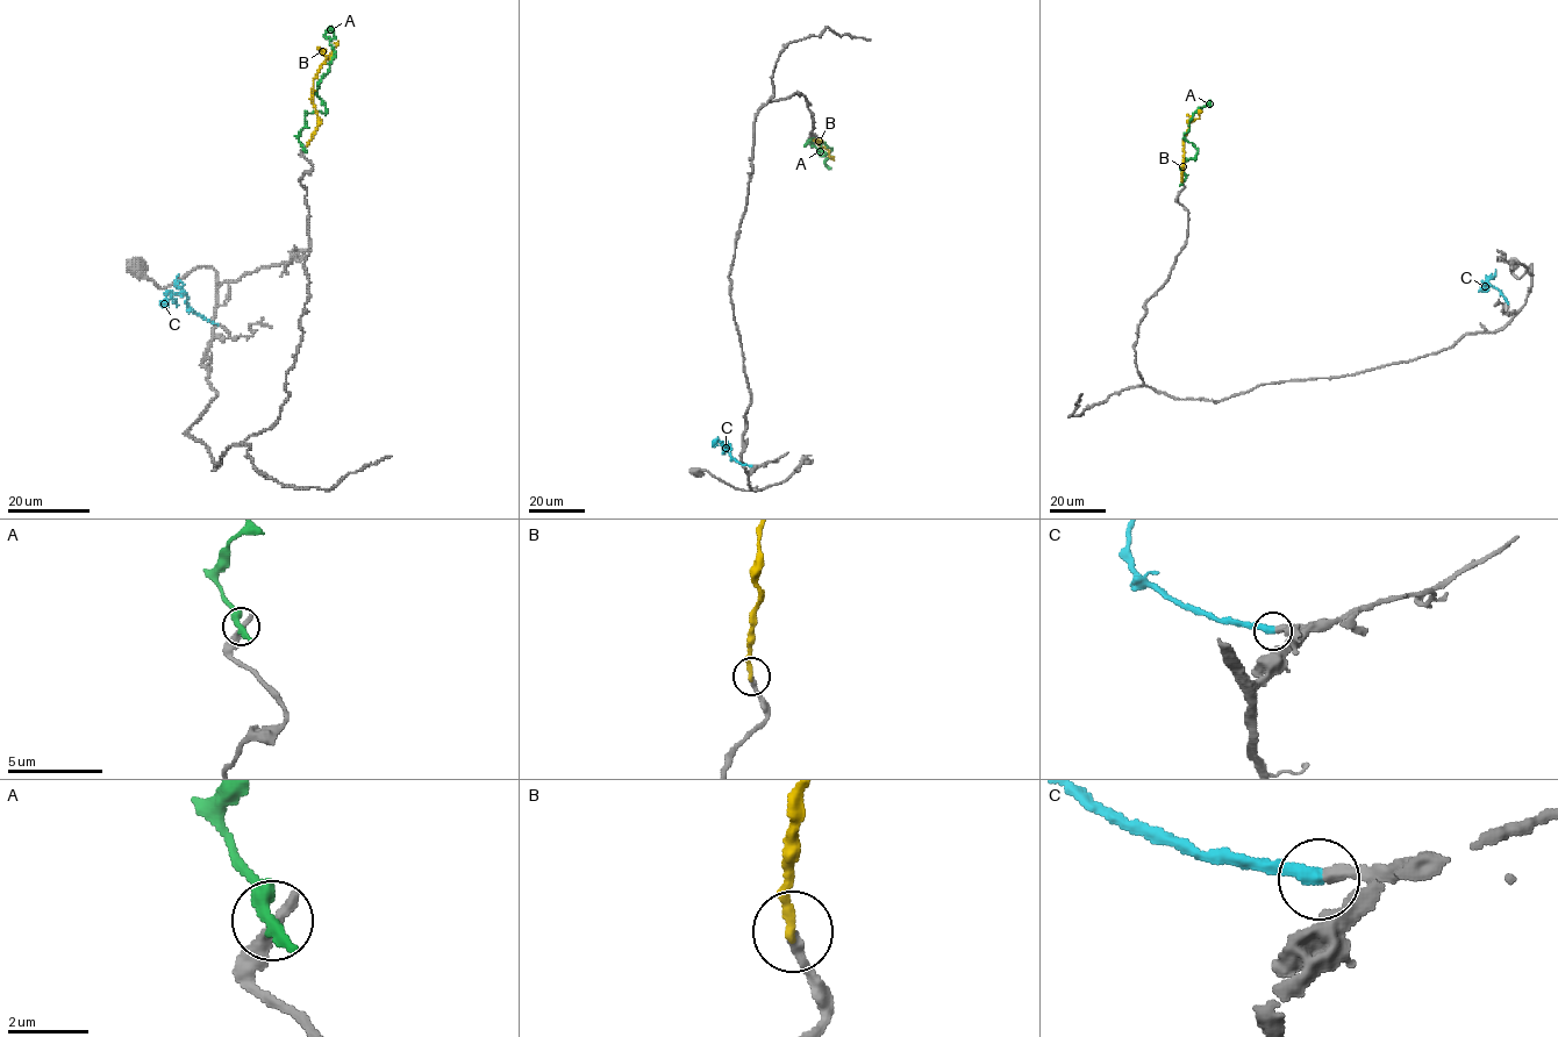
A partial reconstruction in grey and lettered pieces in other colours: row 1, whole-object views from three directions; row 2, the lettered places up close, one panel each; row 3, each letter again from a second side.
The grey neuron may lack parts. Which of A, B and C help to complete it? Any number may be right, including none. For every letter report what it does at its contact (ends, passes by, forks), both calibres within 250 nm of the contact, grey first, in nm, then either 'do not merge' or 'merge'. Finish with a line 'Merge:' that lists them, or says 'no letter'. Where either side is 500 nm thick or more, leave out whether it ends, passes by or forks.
A: it ends | 360/480 nm | do not merge
B: it ends | 240/240 nm | do not merge
C: it ends | 320/340 nm | merge
Merge: C

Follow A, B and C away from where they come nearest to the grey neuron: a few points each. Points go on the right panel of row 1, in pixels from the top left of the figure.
A: (1181, 184), (1184, 162), (1194, 159), (1198, 151), (1184, 135), (1192, 115), (1210, 105)
B: (1181, 181), (1184, 137), (1188, 123), (1199, 117), (1198, 109)
C: (1508, 304), (1498, 290), (1483, 281), (1483, 288), (1488, 287)

